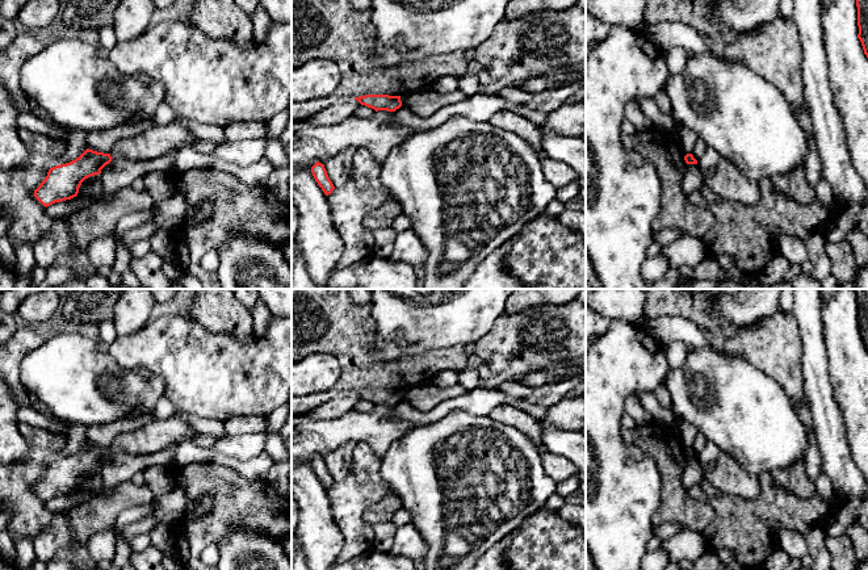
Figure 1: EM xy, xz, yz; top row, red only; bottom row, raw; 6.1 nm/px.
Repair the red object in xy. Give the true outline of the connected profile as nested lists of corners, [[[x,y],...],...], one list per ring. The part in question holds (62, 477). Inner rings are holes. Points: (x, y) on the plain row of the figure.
[[[87,443],[75,454],[50,462],[45,474],[34,485],[34,491],[46,502],[71,494],[77,490],[81,477],[100,469],[112,453],[110,448]]]

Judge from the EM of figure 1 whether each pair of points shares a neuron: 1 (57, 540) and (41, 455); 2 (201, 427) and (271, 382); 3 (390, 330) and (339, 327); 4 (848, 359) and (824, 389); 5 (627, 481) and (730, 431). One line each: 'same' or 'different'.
1: different
2: different
3: different
4: different
5: different

